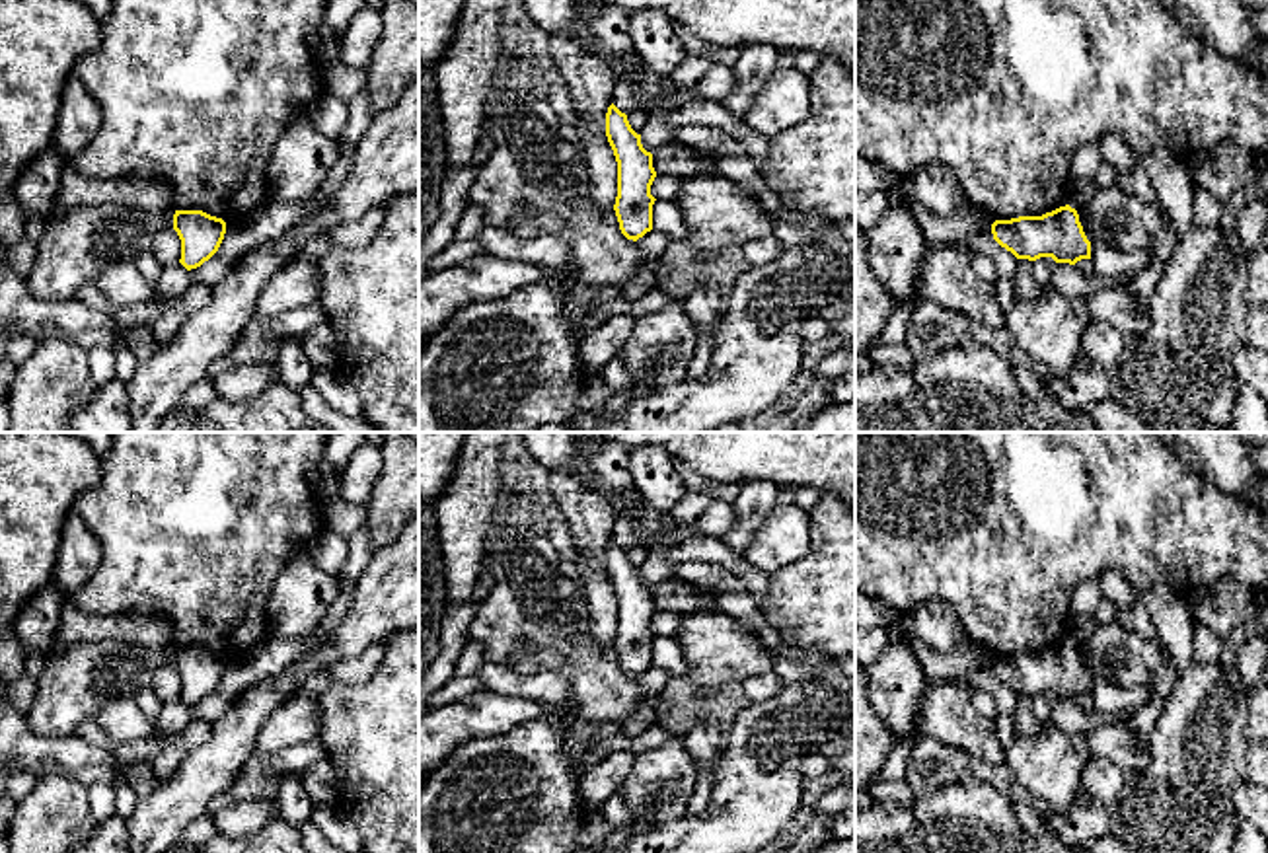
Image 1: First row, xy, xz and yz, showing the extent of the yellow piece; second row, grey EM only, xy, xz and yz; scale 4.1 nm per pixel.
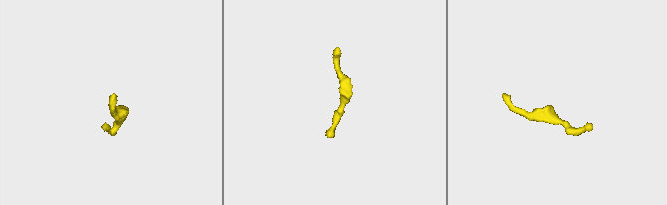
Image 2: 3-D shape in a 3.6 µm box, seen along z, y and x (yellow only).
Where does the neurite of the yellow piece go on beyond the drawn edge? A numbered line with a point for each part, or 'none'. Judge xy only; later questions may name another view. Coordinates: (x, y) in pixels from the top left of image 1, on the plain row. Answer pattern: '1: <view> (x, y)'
none

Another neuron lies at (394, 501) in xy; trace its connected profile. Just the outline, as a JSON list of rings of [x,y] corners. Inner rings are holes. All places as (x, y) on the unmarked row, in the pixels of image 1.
[[[384,432],[382,471],[366,506],[368,538],[380,549],[419,514],[419,432]]]

